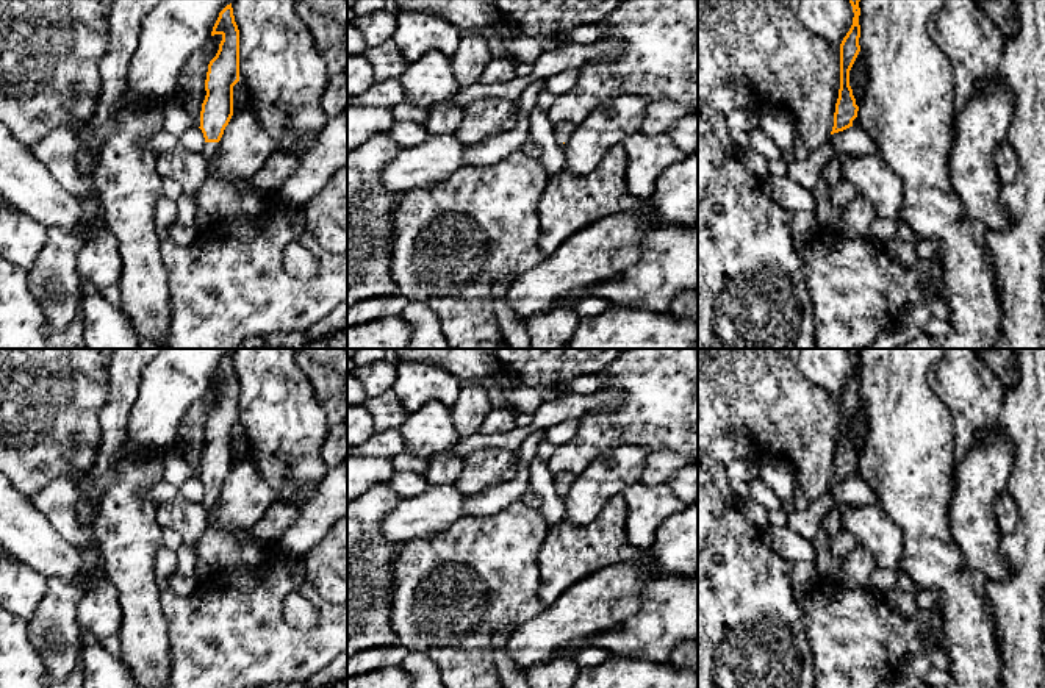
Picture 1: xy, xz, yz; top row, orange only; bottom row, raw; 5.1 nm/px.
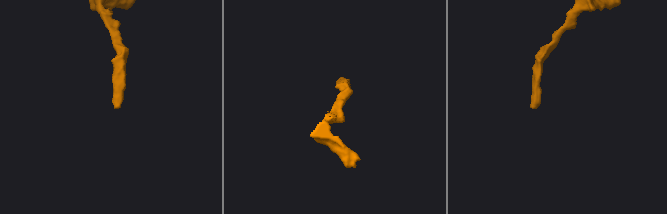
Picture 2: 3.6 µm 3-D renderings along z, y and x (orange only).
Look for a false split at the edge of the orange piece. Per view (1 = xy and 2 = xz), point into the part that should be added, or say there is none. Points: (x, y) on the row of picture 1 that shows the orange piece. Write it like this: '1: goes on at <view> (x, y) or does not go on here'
1: goes on at xy (210, 149)
2: does not go on here

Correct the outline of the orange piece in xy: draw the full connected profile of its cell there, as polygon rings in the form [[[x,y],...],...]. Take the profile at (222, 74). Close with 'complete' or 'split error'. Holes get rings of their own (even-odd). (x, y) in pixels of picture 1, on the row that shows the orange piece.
[[[232,3],[221,13],[211,36],[221,34],[222,41],[216,56],[208,64],[205,80],[205,100],[200,111],[200,130],[205,138],[202,156],[213,161],[219,141],[233,116],[233,86],[239,81],[239,30],[235,22]]] | split error

